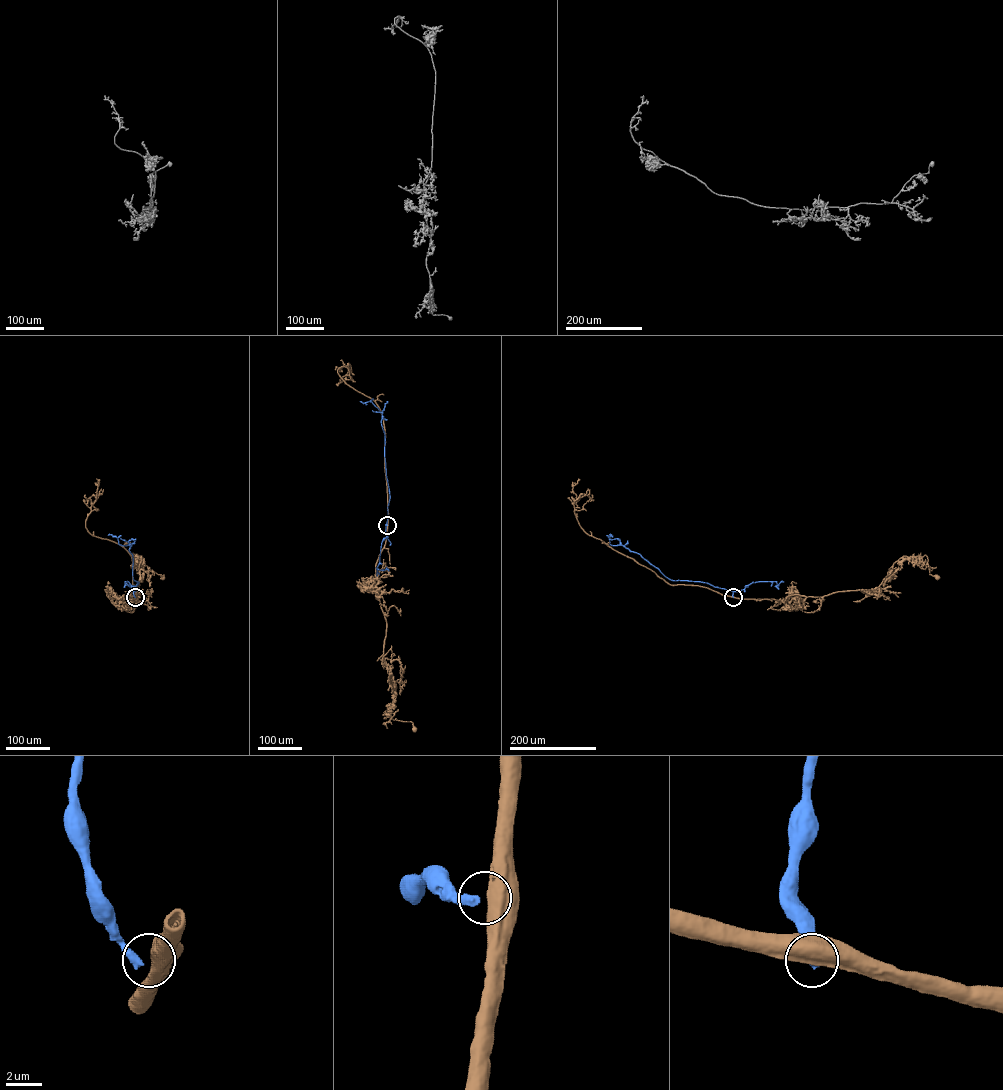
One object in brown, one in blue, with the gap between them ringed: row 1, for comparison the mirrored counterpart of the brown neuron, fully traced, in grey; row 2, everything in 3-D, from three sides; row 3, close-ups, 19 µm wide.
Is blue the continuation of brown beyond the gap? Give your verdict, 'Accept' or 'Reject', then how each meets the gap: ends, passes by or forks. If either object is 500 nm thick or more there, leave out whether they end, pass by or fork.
Reject

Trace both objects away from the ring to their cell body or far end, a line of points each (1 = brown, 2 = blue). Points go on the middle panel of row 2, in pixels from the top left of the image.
1: (387, 525), (375, 583), (386, 623), (383, 656), (393, 689), (387, 716), (411, 721), (415, 730)
2: (387, 525), (390, 496), (382, 415), (371, 402), (360, 401)

